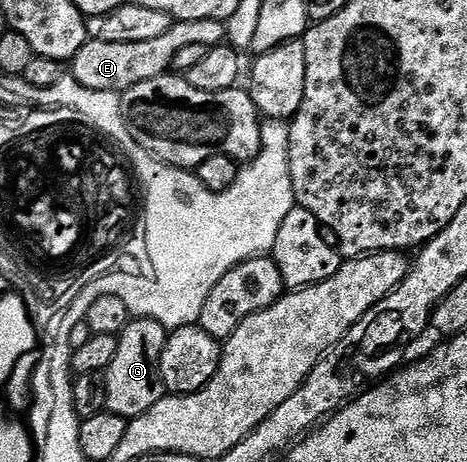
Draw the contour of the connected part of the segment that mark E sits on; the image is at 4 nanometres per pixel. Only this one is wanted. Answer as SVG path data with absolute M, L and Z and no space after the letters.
M216 19L175 21L167 34L141 43L100 43L87 40L86 45L80 47L80 51L76 51L72 62L72 76L76 79L76 83L92 87L92 91L123 94L136 87L136 83L148 83L148 79L167 76L171 72L176 55L180 55L184 47L193 45L213 47L225 41L226 26Z

